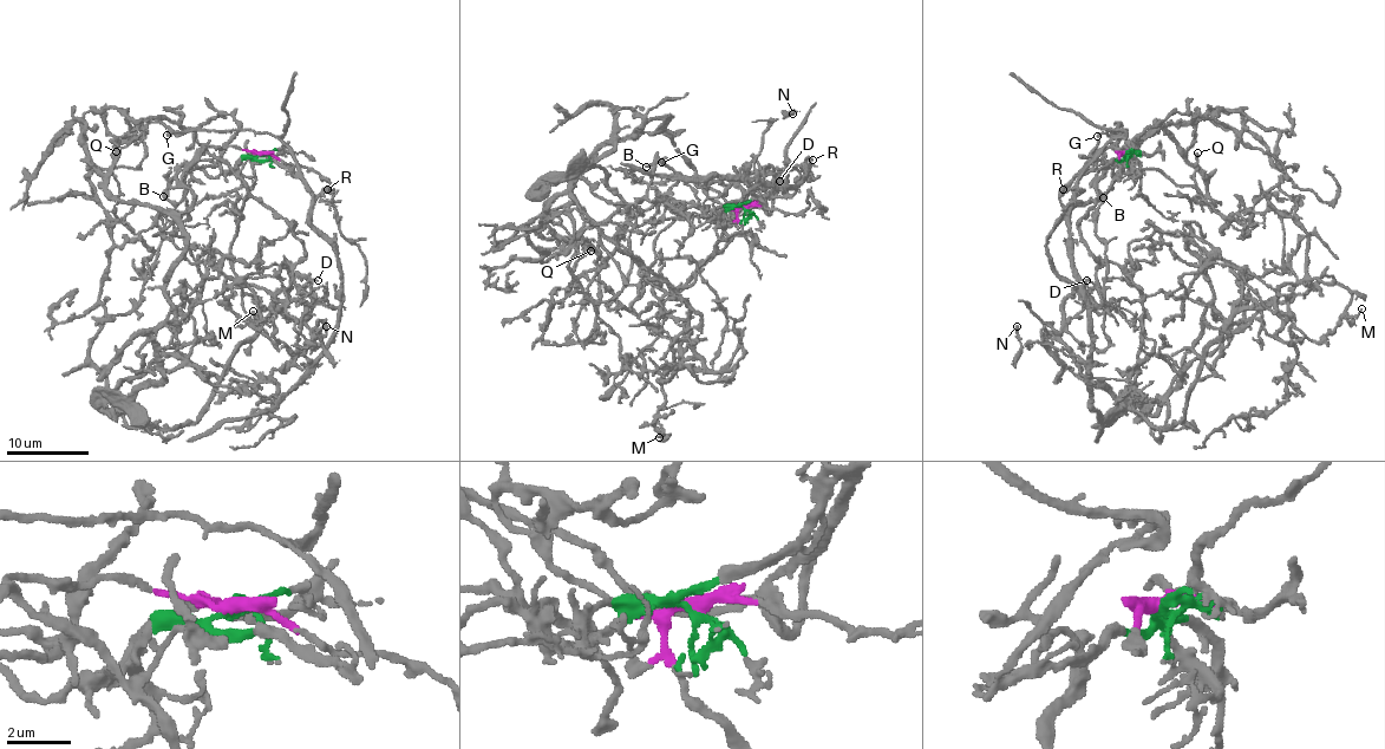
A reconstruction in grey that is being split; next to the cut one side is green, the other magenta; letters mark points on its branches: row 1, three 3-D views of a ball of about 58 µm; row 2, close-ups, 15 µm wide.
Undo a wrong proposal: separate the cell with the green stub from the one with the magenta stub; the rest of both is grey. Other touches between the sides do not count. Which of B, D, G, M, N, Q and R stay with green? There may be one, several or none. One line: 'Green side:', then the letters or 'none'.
Green side: D, G, N, R

